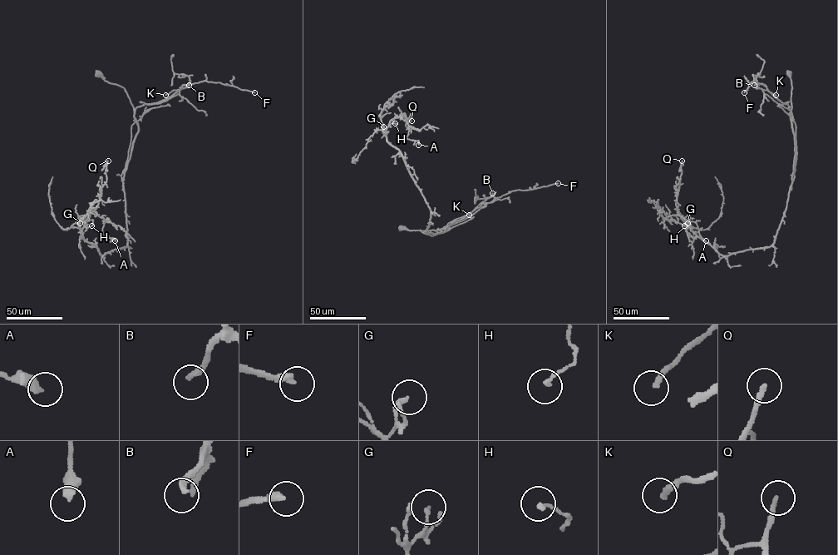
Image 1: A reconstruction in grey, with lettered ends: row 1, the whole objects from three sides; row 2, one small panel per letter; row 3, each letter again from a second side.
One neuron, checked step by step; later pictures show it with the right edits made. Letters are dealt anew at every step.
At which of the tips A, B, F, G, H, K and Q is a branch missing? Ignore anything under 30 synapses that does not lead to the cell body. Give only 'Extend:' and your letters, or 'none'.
Extend: B, F, K

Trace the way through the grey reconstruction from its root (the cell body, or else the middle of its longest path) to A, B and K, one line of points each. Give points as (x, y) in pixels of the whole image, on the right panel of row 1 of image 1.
A: (789, 75), (795, 156), (786, 208), (774, 242), (723, 255), (698, 237), (678, 211), (696, 223), (706, 240)
B: (789, 75), (791, 86), (791, 111), (765, 85), (754, 85)
K: (789, 75), (791, 86), (791, 111), (765, 85), (756, 84), (776, 95)

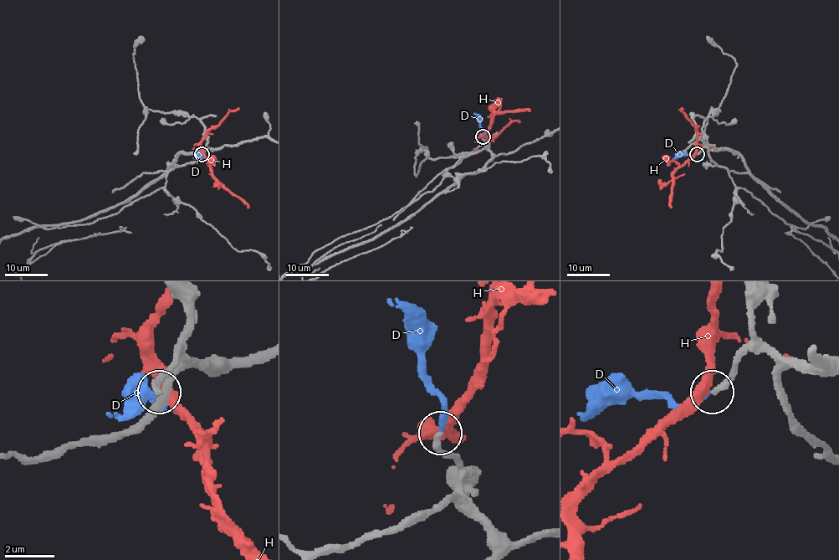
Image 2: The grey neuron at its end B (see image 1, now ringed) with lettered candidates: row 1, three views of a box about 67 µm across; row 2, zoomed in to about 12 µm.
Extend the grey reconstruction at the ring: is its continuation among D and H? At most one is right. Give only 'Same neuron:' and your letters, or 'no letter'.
Same neuron: D

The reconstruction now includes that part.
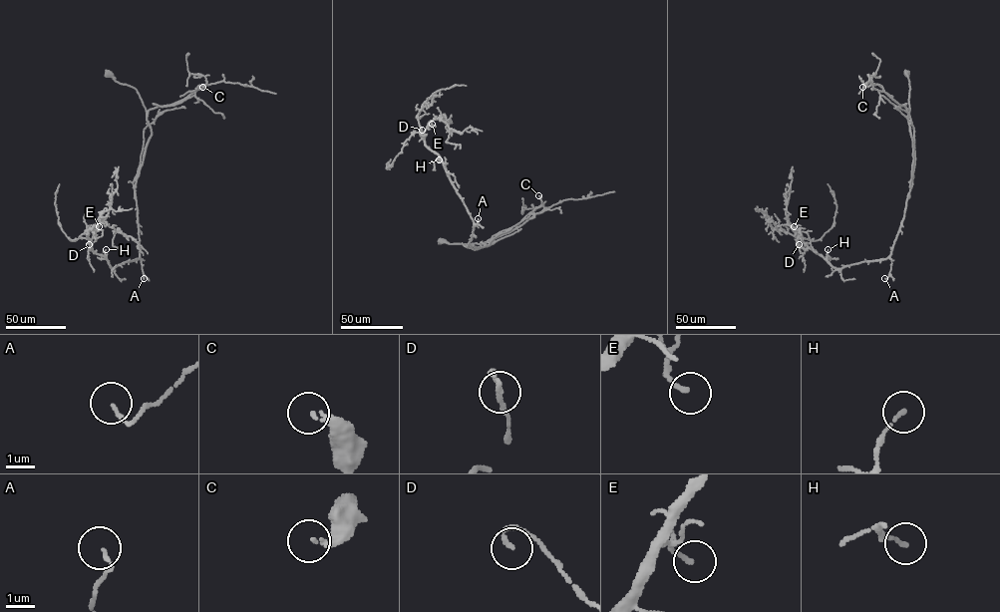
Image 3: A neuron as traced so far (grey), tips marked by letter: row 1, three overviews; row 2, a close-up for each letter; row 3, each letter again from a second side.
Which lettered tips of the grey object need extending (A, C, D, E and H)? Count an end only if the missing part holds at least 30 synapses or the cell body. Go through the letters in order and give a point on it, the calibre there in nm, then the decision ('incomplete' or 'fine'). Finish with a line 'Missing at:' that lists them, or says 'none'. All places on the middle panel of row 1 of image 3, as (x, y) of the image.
A: place (478, 218); calibre 110 nm; fine
C: place (538, 195); calibre 180 nm; incomplete
D: place (422, 130); calibre 130 nm; fine
E: place (432, 124); calibre 150 nm; fine
H: place (439, 159); calibre 130 nm; fine
Missing at: C

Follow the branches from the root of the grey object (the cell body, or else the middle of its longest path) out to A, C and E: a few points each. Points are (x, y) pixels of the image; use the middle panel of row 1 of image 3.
A: (441, 241), (468, 244), (481, 242), (486, 244), (484, 247), (469, 244), (478, 218)
C: (441, 241), (480, 244), (509, 232), (544, 208), (538, 195)
E: (441, 241), (486, 245), (469, 244), (474, 221), (441, 158), (425, 144), (424, 133), (430, 122), (432, 124)

